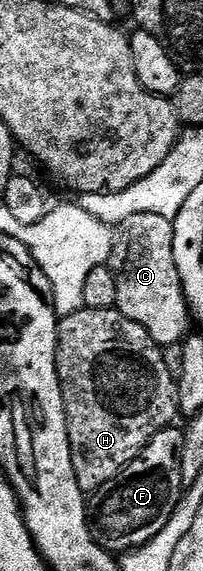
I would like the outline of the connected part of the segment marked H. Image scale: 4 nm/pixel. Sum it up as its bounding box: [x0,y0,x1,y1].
[56,308,179,496]

